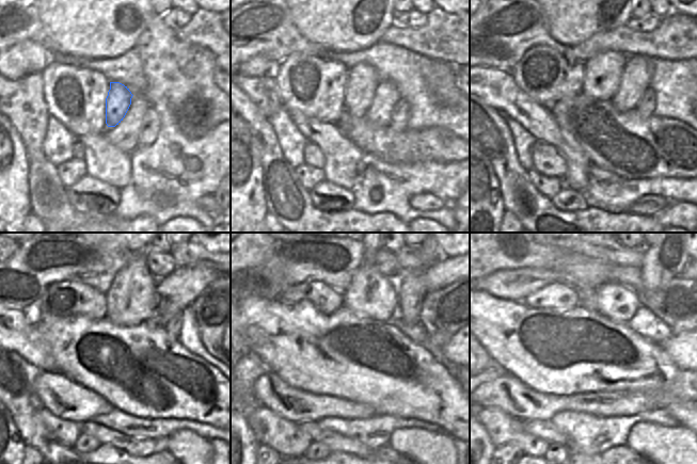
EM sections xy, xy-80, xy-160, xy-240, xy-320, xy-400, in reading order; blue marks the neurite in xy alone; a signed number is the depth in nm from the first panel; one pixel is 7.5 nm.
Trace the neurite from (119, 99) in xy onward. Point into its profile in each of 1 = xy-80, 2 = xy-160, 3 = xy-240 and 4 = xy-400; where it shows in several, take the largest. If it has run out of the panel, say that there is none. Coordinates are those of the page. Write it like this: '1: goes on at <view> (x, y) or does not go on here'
1: goes on at xy-80 (362, 81)
2: goes on at xy-160 (601, 81)
3: goes on at xy-240 (136, 305)
4: goes on at xy-400 (618, 303)

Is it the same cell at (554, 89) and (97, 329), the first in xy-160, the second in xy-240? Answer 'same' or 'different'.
different

